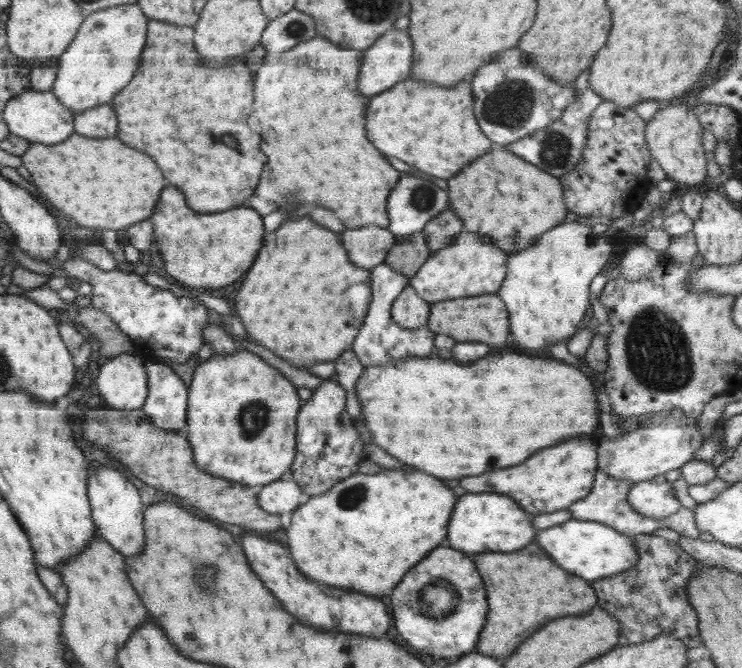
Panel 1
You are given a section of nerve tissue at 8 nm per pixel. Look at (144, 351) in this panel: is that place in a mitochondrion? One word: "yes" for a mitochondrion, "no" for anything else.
no

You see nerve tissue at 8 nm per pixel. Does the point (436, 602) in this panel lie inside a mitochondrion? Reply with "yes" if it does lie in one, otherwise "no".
yes

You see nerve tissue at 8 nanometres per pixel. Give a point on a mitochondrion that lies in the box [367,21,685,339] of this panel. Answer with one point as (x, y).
(509, 105)

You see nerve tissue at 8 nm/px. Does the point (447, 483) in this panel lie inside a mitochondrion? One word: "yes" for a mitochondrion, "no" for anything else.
no

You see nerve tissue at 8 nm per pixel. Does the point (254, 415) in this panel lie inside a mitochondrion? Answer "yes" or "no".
yes

